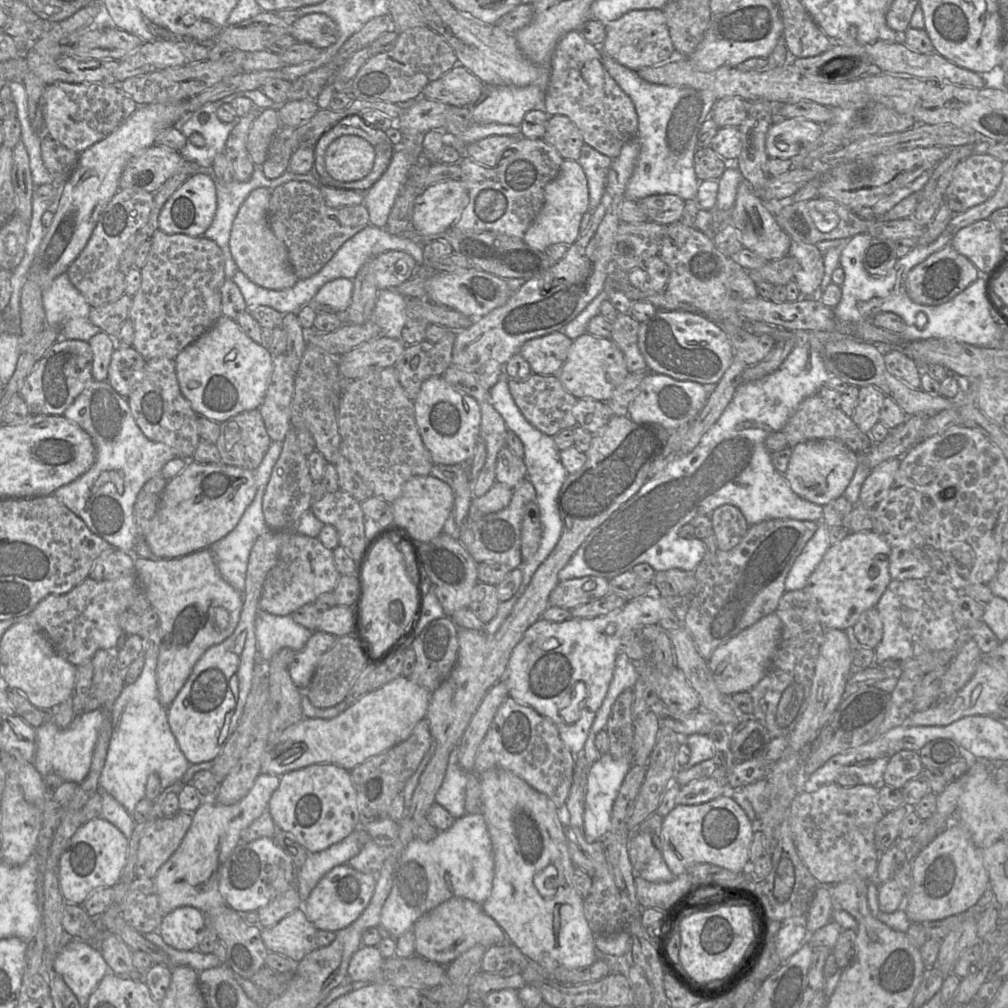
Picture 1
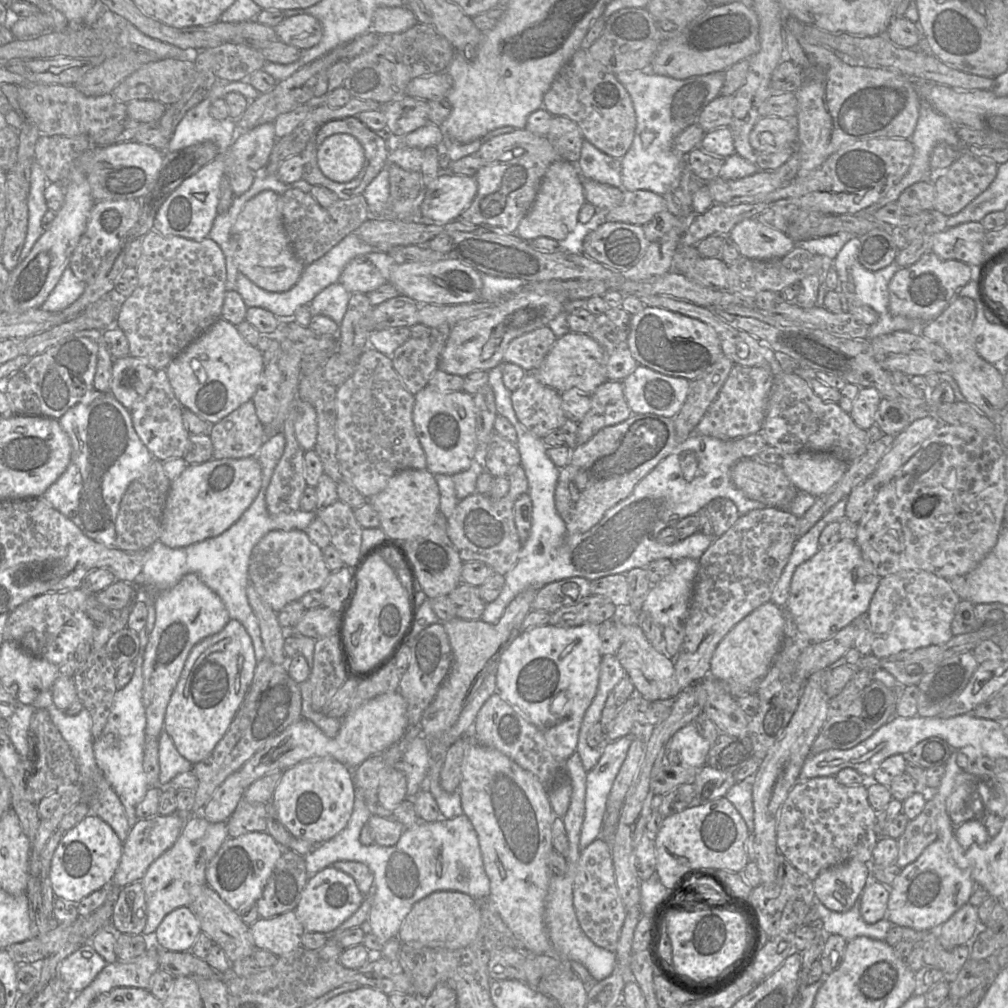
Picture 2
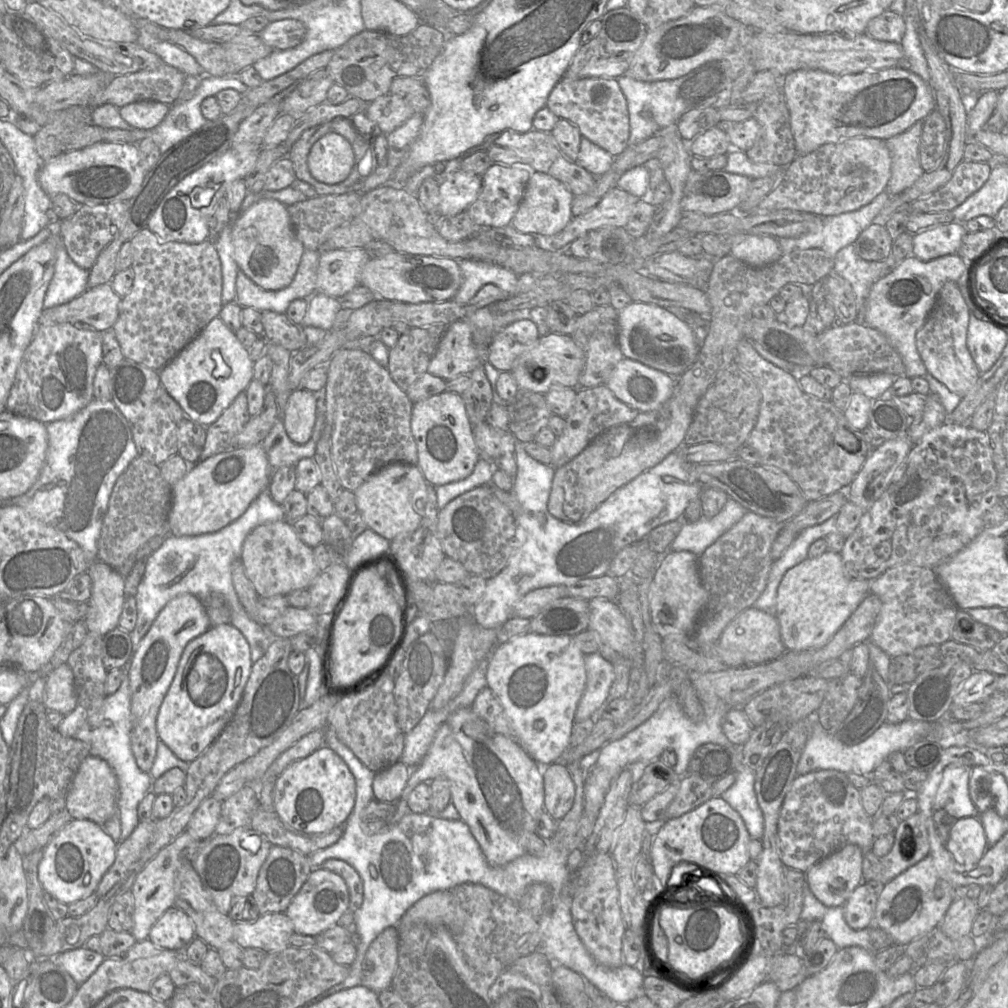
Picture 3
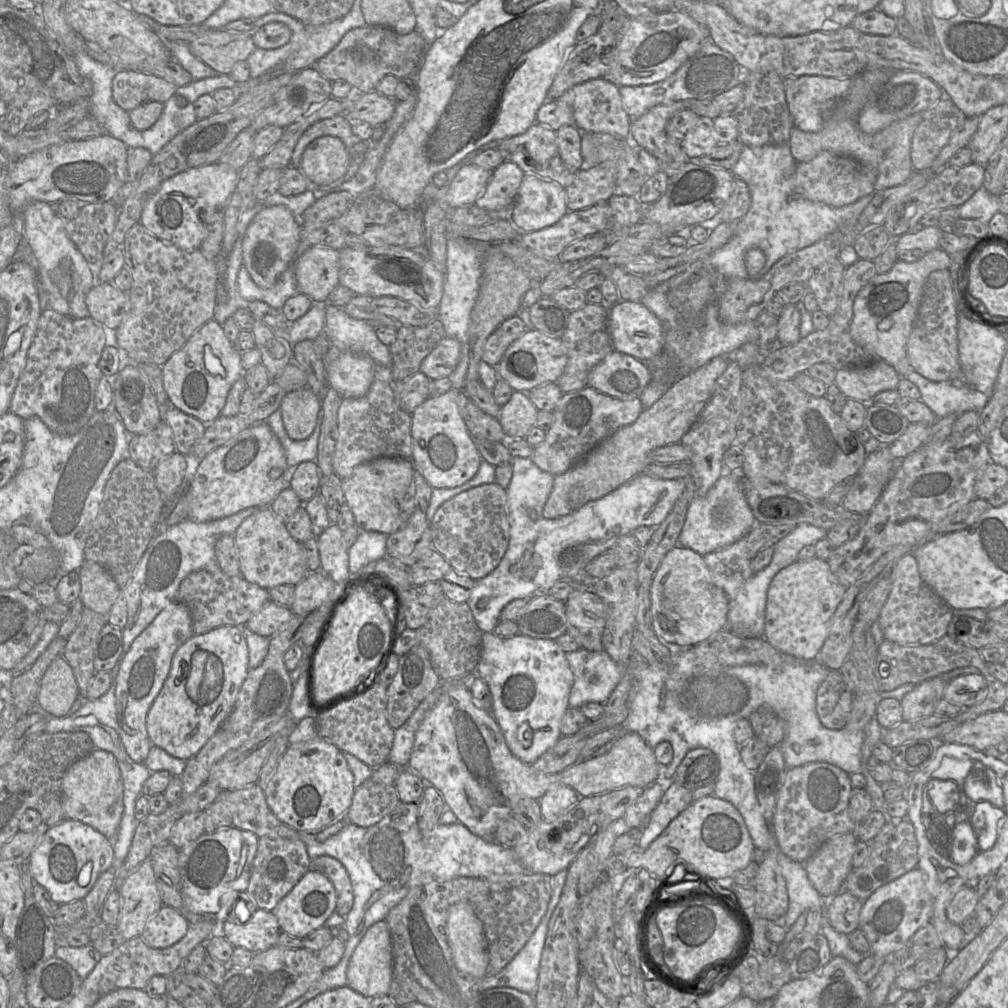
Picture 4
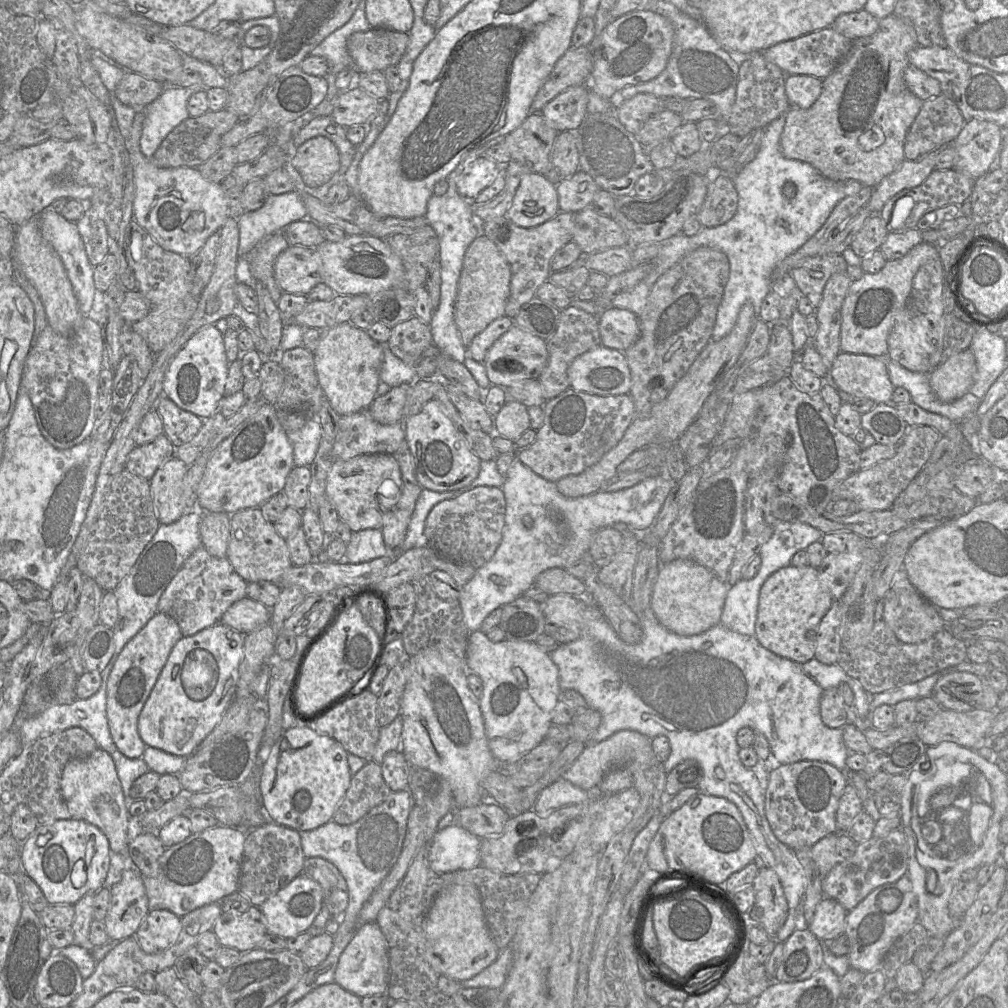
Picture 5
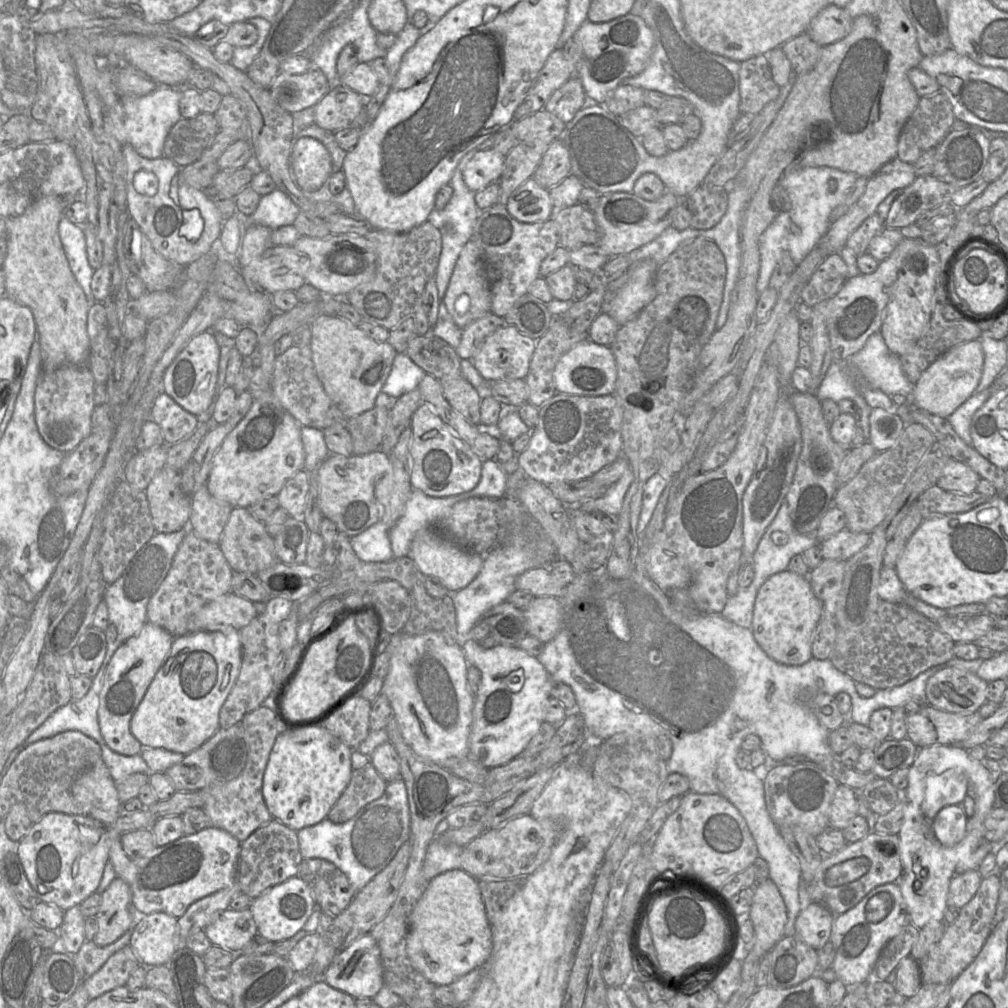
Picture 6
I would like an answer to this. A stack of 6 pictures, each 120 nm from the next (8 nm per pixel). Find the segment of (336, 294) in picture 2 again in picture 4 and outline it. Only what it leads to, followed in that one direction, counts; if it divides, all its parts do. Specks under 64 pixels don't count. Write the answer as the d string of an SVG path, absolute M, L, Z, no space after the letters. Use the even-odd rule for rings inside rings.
M313 303L302 317L290 323L289 343L292 346L303 340L314 340L324 331L325 303Z

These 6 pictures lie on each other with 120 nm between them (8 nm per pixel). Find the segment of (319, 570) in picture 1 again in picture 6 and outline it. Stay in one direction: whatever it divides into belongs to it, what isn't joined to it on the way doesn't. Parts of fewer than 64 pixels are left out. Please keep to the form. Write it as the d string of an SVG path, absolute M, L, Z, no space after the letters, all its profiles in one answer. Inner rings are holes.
M232 508L218 545L233 572L257 574L278 561L274 537L266 531L264 523L252 516L248 508Z

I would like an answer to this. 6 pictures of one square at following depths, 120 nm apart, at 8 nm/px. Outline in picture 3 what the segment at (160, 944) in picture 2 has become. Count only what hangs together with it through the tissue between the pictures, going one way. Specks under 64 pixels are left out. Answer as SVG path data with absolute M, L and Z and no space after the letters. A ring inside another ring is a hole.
M173 906L154 923L148 939L157 947L183 951L195 937L192 919L183 910Z

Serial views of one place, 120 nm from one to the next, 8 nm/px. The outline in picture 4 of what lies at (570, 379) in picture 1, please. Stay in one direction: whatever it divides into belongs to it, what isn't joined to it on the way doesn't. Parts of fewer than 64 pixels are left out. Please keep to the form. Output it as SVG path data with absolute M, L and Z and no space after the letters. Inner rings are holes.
M536 329L527 330L505 351L494 367L500 379L505 380L514 391L529 392L545 383L555 383L567 364L567 354L560 338L548 336Z

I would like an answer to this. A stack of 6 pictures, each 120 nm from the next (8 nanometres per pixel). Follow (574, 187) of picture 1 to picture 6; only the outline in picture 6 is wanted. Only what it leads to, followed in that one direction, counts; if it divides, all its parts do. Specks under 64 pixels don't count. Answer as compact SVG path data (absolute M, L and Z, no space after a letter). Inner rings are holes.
M532 177L511 194L504 206L512 217L523 223L545 222L556 210L549 189L541 187Z

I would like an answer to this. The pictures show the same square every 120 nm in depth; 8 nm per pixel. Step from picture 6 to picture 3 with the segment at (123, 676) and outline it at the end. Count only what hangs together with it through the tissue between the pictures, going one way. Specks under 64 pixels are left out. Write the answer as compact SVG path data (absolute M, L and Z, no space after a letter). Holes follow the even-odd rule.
M189 593L180 594L170 600L160 611L149 631L141 640L138 649L129 661L128 676L131 687L130 732L131 749L139 769L149 773L160 741L156 721L159 708L173 681L177 666L186 645L211 627L201 600Z

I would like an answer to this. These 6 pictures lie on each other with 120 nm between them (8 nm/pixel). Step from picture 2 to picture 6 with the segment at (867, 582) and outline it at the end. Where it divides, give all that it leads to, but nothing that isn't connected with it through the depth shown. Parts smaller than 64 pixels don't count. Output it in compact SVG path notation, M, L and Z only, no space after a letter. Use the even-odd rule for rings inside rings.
M786 569L770 576L759 588L754 603L751 631L758 645L774 661L799 666L812 656L812 638L823 609L808 576Z

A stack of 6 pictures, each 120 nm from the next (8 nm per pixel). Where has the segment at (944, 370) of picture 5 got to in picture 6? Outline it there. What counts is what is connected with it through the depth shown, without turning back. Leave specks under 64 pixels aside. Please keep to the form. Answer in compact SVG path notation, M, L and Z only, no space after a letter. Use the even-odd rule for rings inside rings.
M980 339L961 343L939 356L914 384L910 401L917 407L948 418L975 392L983 373L984 352Z

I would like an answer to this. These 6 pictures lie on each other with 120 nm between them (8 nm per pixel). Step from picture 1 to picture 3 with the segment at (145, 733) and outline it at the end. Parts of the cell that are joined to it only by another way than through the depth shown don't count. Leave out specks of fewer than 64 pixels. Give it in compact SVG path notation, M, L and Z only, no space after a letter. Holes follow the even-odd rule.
M129 662L121 669L124 670L124 677L119 689L106 697L103 706L97 713L88 715L86 722L75 734L75 738L86 742L90 747L90 755L107 761L116 774L119 785L118 814L121 823L121 841L123 841L132 834L140 822L137 815L138 805L151 791L152 781L172 768L179 768L186 773L189 763L177 758L165 743L159 741L150 772L146 773L139 769L130 743L132 716L131 687L128 676Z

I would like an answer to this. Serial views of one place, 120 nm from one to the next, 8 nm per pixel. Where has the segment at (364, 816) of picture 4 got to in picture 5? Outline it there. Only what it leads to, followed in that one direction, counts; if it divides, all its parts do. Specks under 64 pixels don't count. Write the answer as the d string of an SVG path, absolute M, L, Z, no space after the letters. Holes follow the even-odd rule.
M368 761L352 776L350 787L335 809L332 821L340 825L353 824L384 802L391 792L383 778L381 764Z

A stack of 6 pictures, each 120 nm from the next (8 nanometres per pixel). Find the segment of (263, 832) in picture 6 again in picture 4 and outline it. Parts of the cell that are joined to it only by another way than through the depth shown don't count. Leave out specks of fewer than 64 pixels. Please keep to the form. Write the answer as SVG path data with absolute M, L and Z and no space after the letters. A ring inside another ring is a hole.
M259 838L246 893L259 909L272 911L310 870L310 860L306 845L300 840Z

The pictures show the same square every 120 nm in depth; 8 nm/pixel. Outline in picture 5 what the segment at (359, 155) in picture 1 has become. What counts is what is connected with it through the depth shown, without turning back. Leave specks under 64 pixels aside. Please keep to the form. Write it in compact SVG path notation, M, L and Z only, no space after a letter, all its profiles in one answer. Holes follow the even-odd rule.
M316 136L297 148L292 140L289 161L283 168L295 181L295 191L305 192L324 202L329 188L344 180L345 173L334 176L339 167L340 157L335 144L326 137Z

